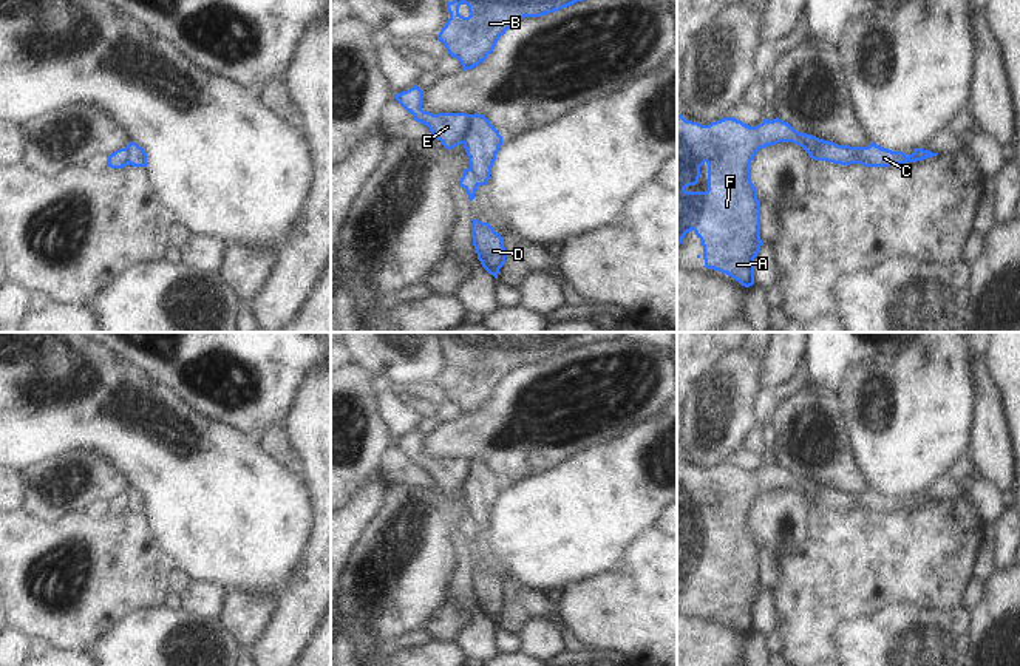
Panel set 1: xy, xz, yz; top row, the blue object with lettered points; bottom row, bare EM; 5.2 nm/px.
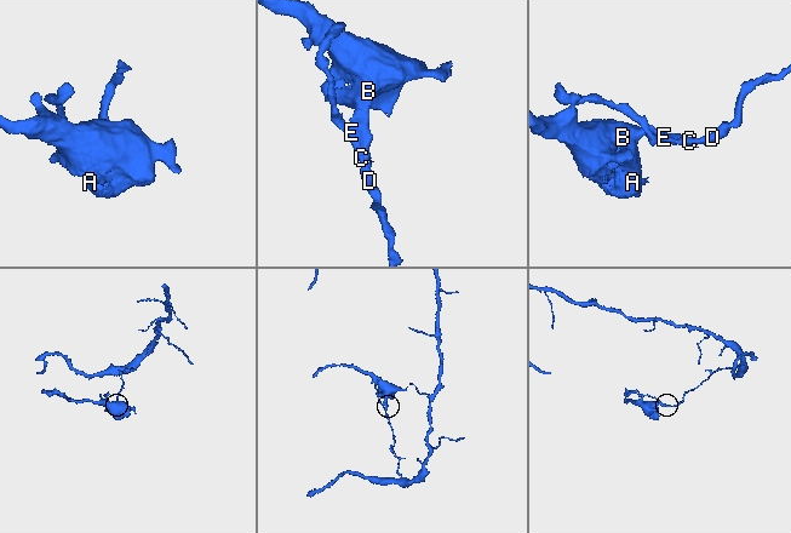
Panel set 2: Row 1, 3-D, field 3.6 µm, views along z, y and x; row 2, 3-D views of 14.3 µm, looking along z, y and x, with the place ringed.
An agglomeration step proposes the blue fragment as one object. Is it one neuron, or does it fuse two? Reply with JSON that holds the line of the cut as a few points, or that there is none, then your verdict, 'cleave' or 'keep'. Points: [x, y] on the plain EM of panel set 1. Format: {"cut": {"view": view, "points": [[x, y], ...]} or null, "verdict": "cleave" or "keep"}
{"cut": {"view": "xz", "points": [[472, 461], [461, 489]]}, "verdict": "cleave"}

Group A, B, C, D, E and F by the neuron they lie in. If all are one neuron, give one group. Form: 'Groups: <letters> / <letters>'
Groups: A B F / C D E

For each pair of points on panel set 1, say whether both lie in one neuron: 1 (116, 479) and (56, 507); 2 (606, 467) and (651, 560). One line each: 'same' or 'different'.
1: same
2: different

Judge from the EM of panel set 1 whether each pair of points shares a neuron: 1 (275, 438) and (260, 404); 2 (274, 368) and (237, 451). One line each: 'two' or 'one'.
1: two
2: two

